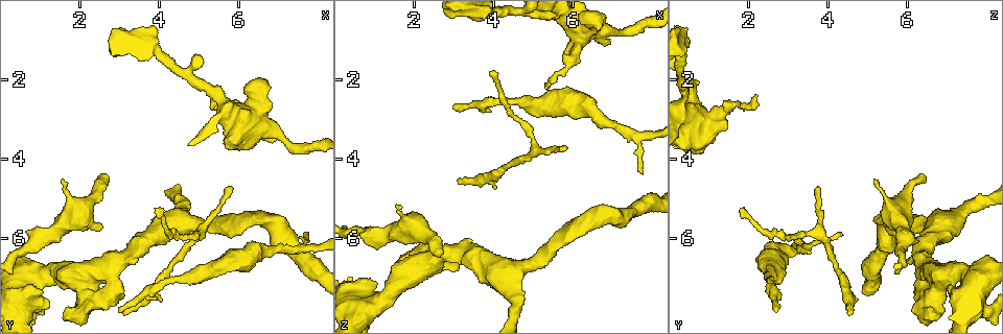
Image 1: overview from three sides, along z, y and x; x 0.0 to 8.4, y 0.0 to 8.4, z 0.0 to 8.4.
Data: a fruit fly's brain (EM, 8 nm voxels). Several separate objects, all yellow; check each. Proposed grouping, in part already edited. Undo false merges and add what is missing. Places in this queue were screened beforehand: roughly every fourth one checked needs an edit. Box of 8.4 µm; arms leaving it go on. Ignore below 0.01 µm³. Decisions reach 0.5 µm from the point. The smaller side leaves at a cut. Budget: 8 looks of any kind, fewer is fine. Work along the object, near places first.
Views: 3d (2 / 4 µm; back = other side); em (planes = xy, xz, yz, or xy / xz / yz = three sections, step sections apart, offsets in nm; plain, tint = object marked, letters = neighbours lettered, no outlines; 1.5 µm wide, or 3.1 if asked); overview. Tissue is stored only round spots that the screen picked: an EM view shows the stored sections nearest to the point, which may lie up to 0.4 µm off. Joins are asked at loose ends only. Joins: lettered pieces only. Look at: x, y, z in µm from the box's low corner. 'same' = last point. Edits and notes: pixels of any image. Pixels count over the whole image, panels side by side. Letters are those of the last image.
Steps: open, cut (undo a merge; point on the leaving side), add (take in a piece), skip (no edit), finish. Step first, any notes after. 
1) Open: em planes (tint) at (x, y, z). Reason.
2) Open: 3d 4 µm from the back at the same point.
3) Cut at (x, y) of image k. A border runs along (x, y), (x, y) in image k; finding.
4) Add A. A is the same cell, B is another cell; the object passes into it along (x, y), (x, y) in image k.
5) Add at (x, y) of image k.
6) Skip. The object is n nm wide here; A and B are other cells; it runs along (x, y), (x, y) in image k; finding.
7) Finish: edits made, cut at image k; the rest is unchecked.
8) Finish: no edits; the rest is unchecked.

Open: em planes (tint) at (6.60, 2.10, 0.75). Branch stops here.

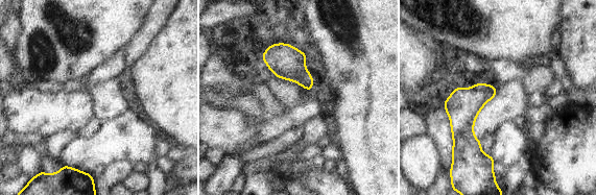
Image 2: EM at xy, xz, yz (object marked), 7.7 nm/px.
Open: em planes (letters) at the same point. See the neighbours.

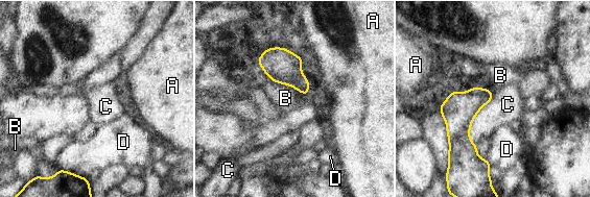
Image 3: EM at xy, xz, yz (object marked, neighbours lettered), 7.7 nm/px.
Skip. A, B, C and D are other cells; a border runs along (494, 92), (470, 128), (476, 145) in image 3; none of them fits.

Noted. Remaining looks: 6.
Open: em yz step 8 (letters) at (7.65, 5.90, 4.35). Thin end.

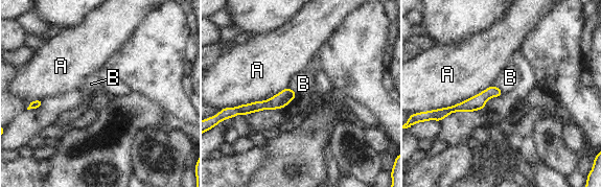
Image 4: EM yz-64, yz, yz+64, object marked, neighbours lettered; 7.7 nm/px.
Open: em planes (letters) at the same point. Cut it another way.

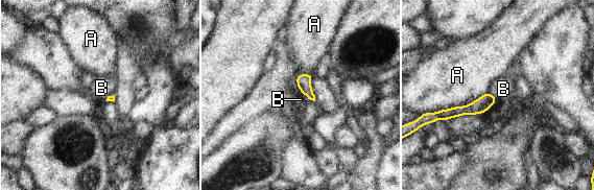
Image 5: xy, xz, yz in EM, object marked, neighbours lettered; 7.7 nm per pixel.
Skip. The longest contact is with A, 280 nm; A and B are other cells; none of them fits.

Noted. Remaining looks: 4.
Open: 3d 4 µm at (3.85, 5.25, 1.75). Tapers out.

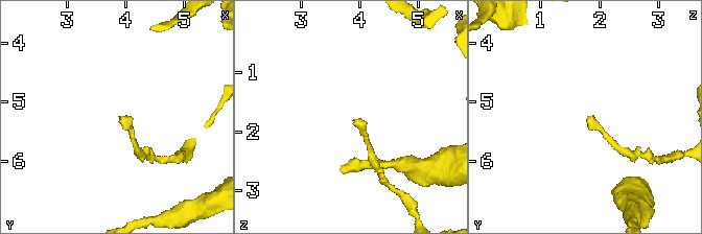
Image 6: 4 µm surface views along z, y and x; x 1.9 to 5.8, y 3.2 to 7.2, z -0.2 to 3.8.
Open: em yz step 8 (letters) at (3.95, 5.30, 1.80).

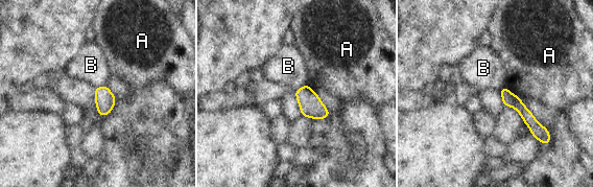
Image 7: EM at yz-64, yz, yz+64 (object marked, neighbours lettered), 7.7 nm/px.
Open: em planes (letters) at the same point.

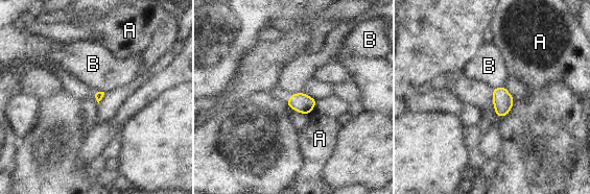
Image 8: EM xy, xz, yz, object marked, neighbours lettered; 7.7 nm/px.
Skip. A and B are other cells; no lettered piece goes on from it.

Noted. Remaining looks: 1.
Finish: no edits; the rest is unchecked.

